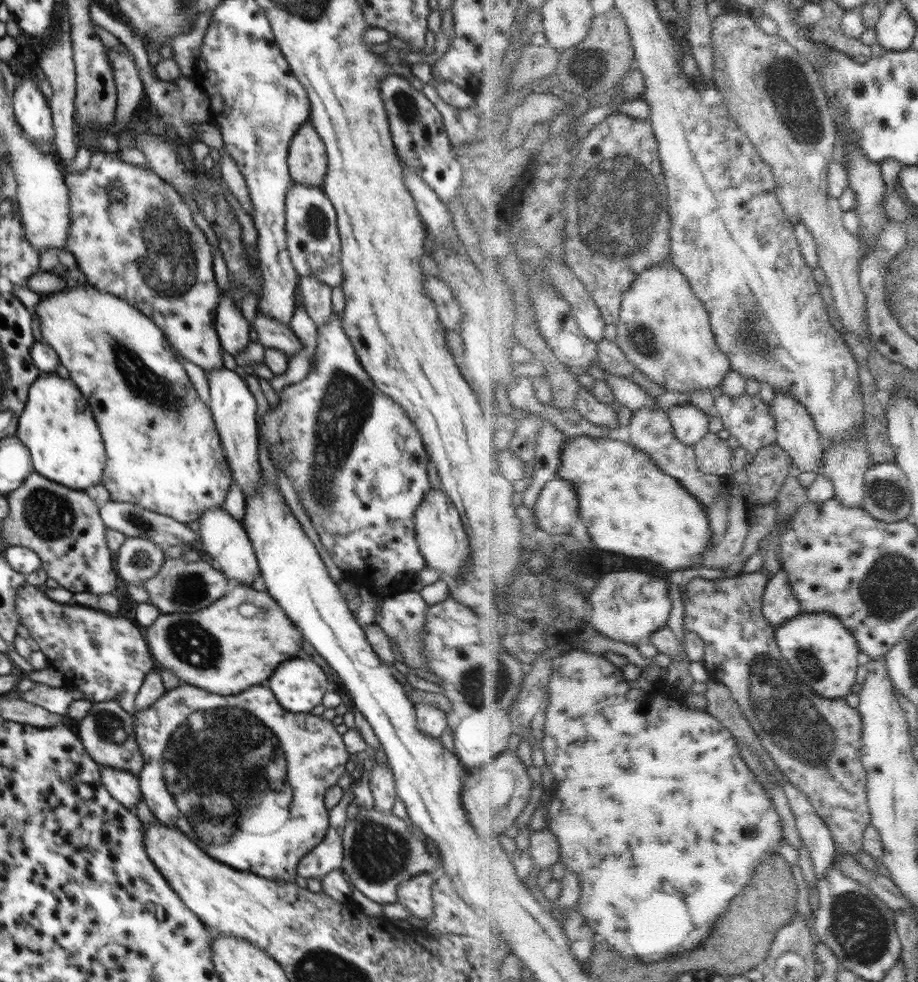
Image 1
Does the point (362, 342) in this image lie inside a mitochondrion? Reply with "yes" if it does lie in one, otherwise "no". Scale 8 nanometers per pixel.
no

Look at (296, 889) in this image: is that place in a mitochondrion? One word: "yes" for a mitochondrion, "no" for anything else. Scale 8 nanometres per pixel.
no

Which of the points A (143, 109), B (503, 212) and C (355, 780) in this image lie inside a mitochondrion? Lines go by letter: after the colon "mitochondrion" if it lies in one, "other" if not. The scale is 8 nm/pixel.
A: other
B: other
C: other

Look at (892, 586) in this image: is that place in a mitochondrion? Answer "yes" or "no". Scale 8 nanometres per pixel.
yes

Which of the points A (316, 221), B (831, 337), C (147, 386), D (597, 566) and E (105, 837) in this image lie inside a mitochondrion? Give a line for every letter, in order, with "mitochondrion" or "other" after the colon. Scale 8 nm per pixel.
A: mitochondrion
B: other
C: mitochondrion
D: other
E: other

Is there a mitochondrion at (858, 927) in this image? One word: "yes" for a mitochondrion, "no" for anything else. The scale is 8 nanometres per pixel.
yes

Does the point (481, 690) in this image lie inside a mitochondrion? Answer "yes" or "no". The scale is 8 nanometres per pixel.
yes

